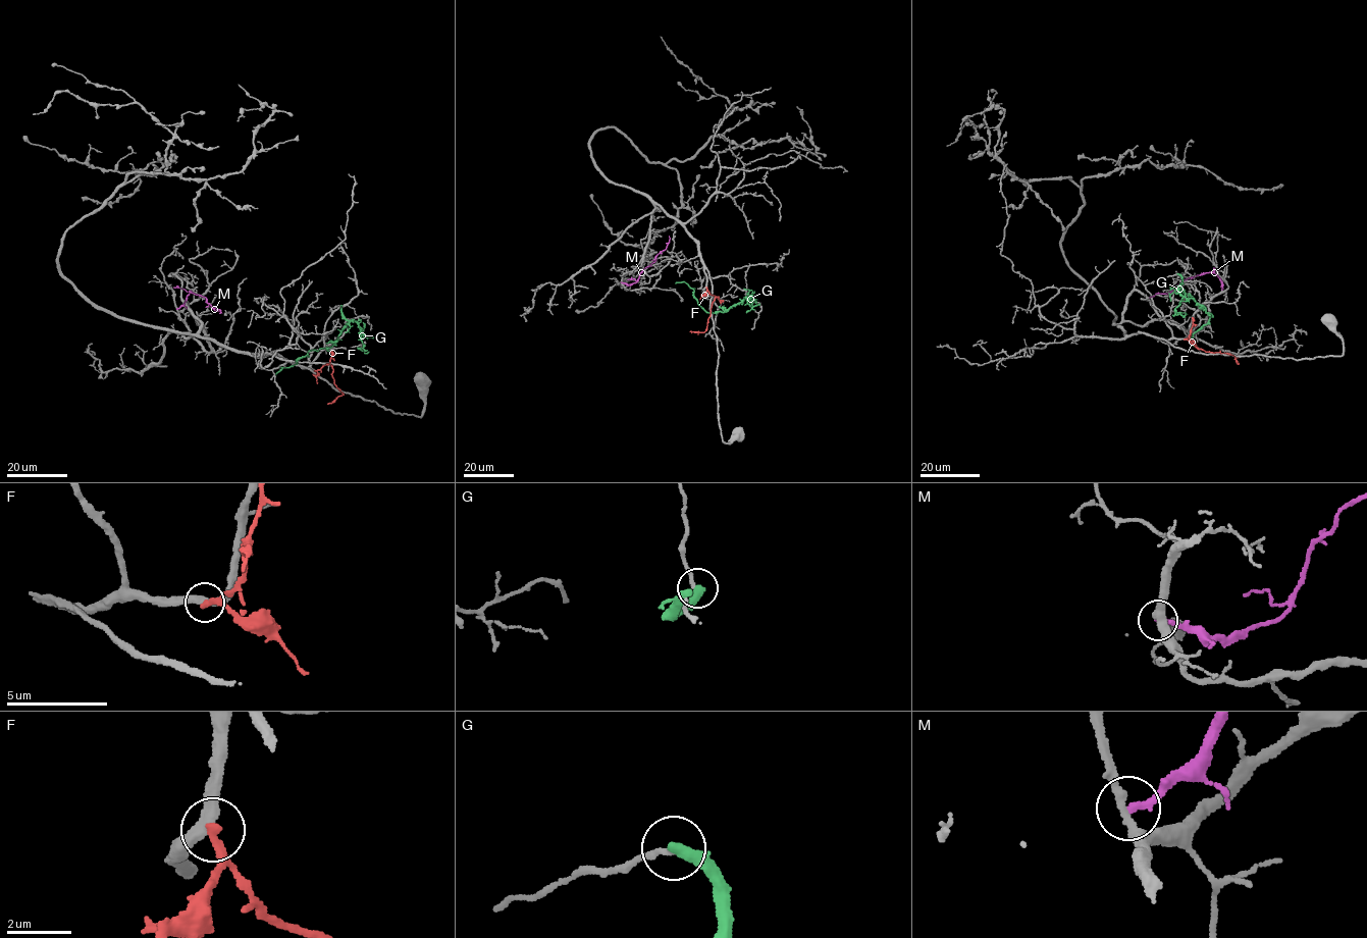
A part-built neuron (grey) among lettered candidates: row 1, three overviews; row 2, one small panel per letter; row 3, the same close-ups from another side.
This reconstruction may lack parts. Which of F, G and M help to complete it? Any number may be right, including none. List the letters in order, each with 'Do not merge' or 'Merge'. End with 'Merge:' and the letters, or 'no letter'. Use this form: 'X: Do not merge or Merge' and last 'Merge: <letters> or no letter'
F: Do not merge
G: Do not merge
M: Do not merge
Merge: no letter

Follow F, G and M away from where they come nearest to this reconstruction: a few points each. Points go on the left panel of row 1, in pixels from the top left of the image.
F: (314, 370), (331, 365), (334, 382), (344, 393), (327, 403)
G: (340, 305), (342, 315), (348, 321), (331, 347), (311, 350), (275, 374)
M: (176, 309), (189, 291), (204, 297), (214, 310), (219, 310), (219, 313)

